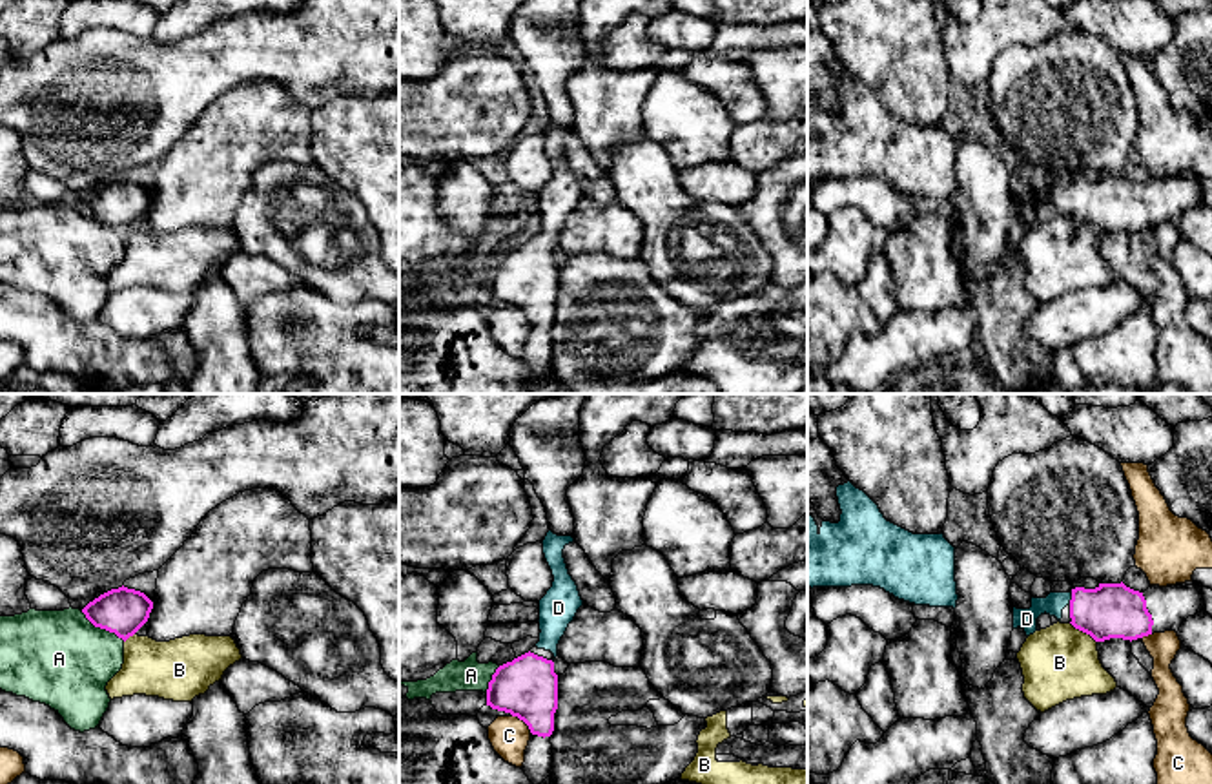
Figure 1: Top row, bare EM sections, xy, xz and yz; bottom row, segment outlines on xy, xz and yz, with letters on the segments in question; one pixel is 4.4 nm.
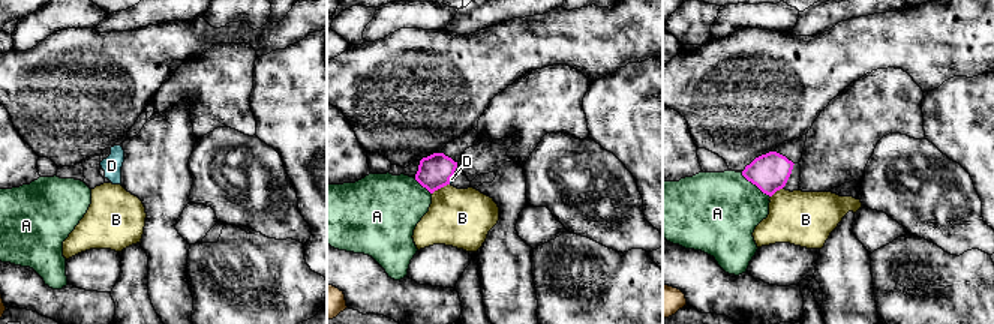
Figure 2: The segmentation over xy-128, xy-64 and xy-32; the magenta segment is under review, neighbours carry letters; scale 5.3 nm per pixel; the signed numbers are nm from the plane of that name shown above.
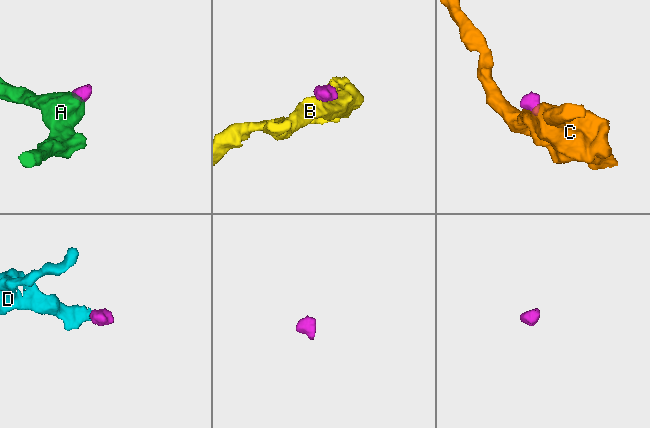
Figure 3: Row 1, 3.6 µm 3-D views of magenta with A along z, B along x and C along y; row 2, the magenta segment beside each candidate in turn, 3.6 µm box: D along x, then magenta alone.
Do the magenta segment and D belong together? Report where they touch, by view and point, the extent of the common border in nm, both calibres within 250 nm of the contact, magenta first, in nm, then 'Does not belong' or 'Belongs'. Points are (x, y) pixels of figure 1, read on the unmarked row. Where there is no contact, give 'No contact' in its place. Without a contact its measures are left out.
Touches magenta at yz (1072, 188). Shared border 60 nm. Thickness 240 nm (magenta) against 100 nm. Belongs

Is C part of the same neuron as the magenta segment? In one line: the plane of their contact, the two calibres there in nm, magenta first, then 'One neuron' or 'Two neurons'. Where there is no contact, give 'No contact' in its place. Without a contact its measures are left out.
Touches magenta in xz. Thickness 280 nm (magenta) against 170 nm. Two neurons

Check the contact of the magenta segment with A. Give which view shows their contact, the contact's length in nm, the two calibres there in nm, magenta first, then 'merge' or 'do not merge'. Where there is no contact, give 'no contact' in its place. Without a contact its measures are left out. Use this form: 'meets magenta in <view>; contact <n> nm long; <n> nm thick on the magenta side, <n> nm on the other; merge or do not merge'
meets magenta in xy; contact 240 nm long; 200 nm thick on the magenta side, 420 nm on the other; do not merge

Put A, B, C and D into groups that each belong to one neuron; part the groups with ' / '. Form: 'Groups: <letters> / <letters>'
Groups: A / B / C / D

